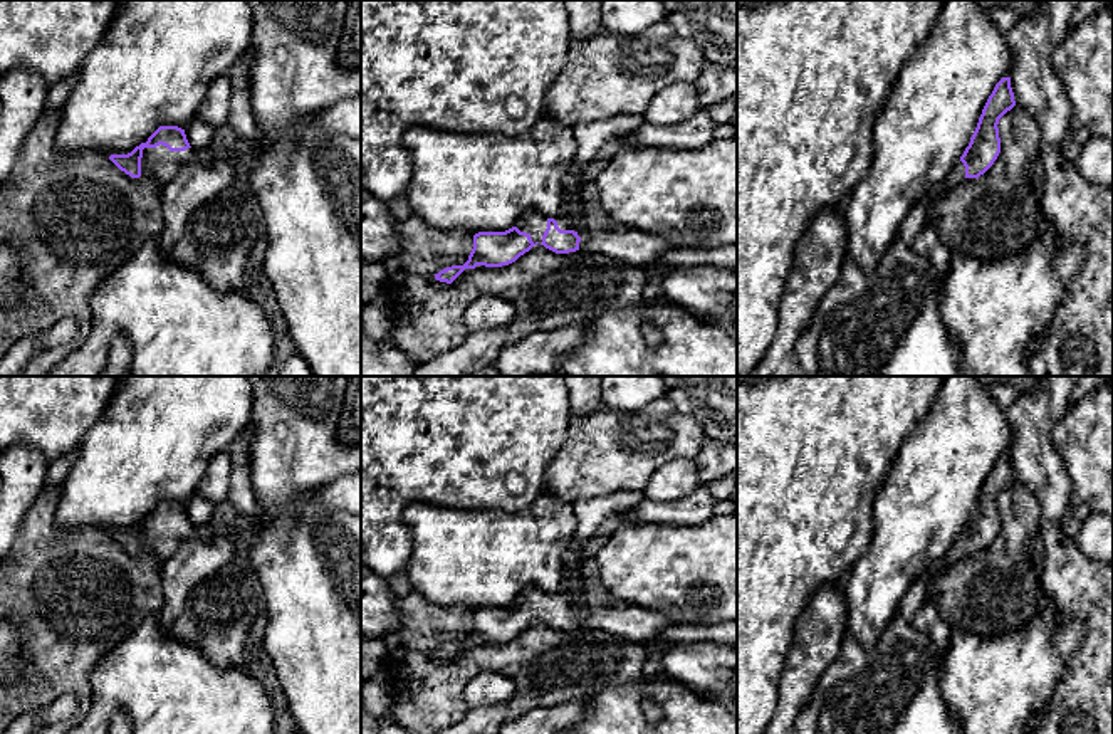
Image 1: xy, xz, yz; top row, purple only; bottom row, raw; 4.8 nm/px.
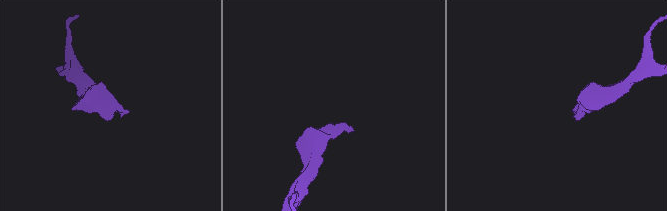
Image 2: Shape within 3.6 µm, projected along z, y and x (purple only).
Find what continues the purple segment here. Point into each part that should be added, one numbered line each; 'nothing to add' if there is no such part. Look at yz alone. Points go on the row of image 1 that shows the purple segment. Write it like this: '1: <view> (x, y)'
1: yz (914, 222)

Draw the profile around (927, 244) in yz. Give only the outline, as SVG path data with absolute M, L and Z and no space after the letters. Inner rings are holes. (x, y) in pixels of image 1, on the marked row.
M933 222L925 223L912 249L918 255L928 257L940 277L947 275L950 269L952 250L940 240Z

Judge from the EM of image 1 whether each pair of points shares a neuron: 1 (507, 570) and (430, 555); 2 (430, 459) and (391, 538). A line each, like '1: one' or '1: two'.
1: one
2: one

